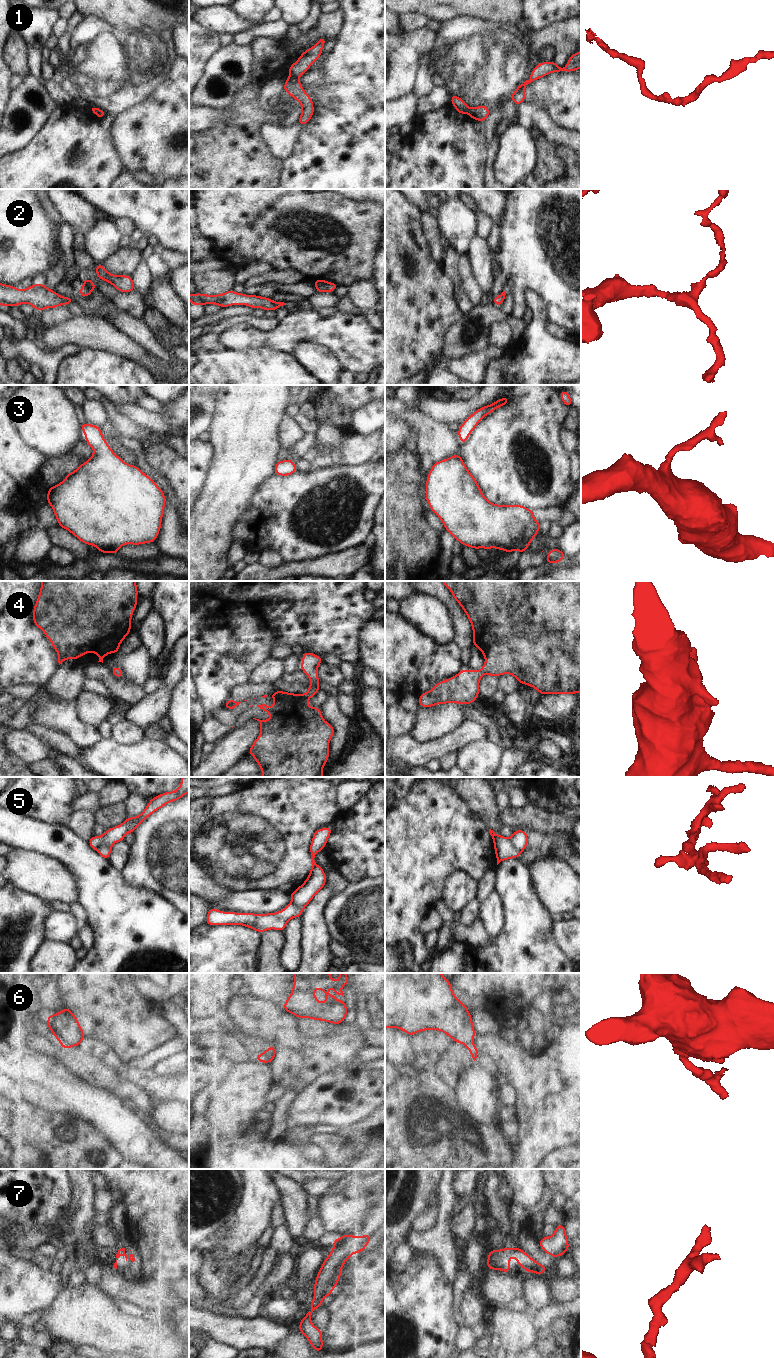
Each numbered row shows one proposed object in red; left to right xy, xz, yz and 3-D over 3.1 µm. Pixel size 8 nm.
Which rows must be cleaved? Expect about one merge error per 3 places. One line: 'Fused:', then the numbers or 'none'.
Fused: 1, 5, 6

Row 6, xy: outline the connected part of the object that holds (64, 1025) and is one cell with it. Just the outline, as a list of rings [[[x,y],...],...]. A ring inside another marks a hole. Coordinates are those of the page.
[[[67,1006],[64,1010],[47,1016],[47,1027],[60,1042],[79,1046],[85,1038],[76,1016]]]

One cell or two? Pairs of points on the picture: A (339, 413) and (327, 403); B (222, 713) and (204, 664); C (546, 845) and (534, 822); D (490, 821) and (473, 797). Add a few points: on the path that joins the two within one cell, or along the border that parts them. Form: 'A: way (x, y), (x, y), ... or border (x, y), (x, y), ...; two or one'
A: way (336, 412), (330, 406); one
B: border (223, 706), (211, 713); two
C: border (563, 832), (540, 833), (529, 831), (527, 833); two
D: way (489, 815), (479, 803); one

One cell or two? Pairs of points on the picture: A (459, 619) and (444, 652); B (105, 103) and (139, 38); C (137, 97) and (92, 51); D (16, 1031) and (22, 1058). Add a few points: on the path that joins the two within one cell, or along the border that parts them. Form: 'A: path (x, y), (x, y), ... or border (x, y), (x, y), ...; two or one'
A: border (454, 641), (460, 650); two
B: path (113, 87), (139, 61), (139, 54); one
C: path (133, 81), (130, 72), (113, 72), (108, 67); one
D: border (10, 1037), (21, 1037), (27, 1043), (39, 1045); two

